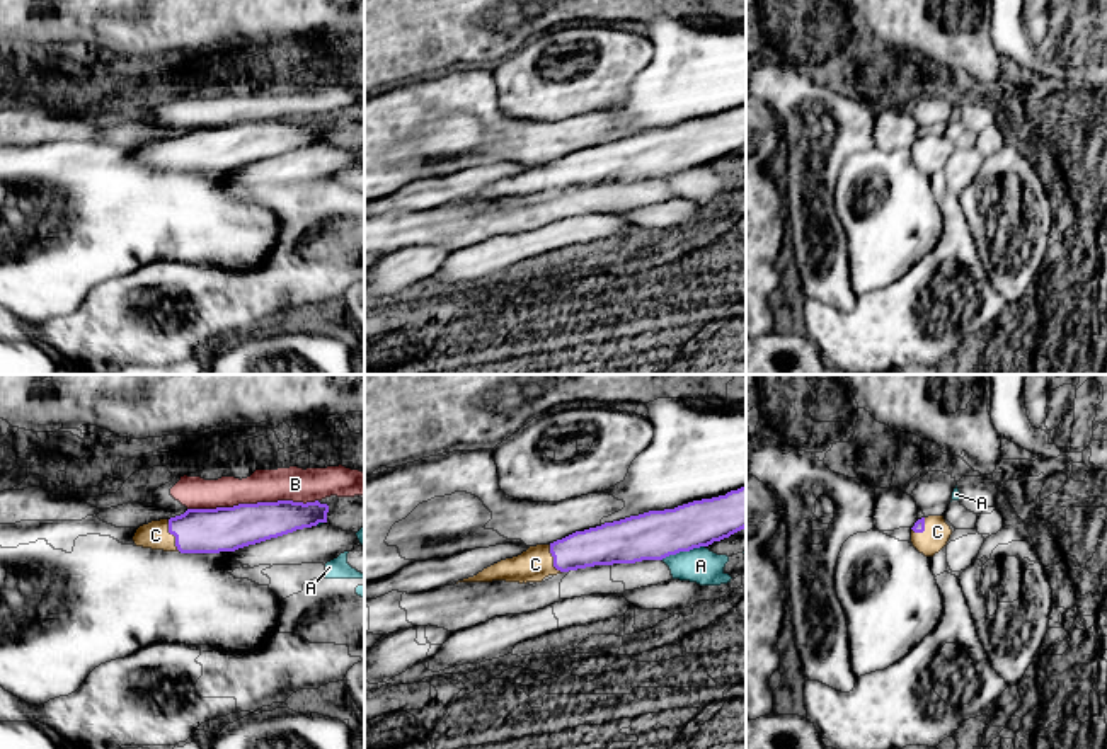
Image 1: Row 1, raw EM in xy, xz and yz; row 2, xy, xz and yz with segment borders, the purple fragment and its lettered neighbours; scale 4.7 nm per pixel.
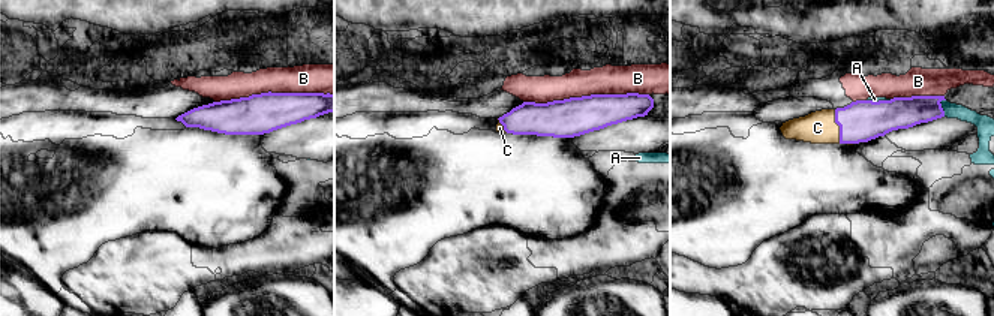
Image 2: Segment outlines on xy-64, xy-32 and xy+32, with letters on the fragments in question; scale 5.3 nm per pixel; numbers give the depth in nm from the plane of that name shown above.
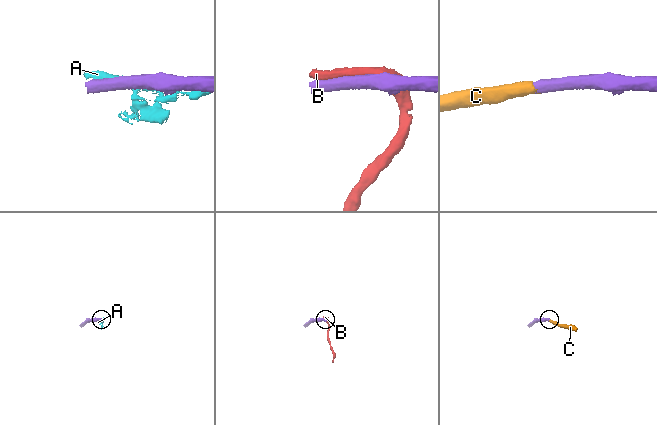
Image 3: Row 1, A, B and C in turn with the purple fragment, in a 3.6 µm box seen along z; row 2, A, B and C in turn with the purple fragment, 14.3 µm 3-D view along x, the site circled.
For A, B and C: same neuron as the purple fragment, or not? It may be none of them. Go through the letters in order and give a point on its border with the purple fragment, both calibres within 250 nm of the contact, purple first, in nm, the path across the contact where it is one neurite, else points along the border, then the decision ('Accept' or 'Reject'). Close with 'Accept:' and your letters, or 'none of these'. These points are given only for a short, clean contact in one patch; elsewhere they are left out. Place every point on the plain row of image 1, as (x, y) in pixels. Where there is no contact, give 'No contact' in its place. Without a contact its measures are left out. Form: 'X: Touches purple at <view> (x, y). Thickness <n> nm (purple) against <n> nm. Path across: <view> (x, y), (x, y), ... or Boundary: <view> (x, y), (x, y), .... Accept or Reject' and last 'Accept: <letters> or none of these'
A: Touches purple at xz (682, 169). Thickness 240 nm (purple) against 170 nm. Reject
B: Touches purple at xy (252, 123). Thickness 200 nm (purple) against 160 nm. Reject
C: Touches purple at xy (172, 152). Thickness 200 nm (purple) against 130 nm. Path across: xy (217, 148), (172, 152), (155, 154). Accept
Accept: C

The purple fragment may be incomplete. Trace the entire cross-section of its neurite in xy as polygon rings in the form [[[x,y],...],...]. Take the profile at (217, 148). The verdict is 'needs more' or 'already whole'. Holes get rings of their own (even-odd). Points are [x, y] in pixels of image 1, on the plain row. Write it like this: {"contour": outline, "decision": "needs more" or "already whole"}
{"contour": [[[257,121],[216,128],[187,128],[184,133],[152,140],[136,148],[136,165],[220,172],[327,141],[329,124],[315,121]]], "decision": "needs more"}

